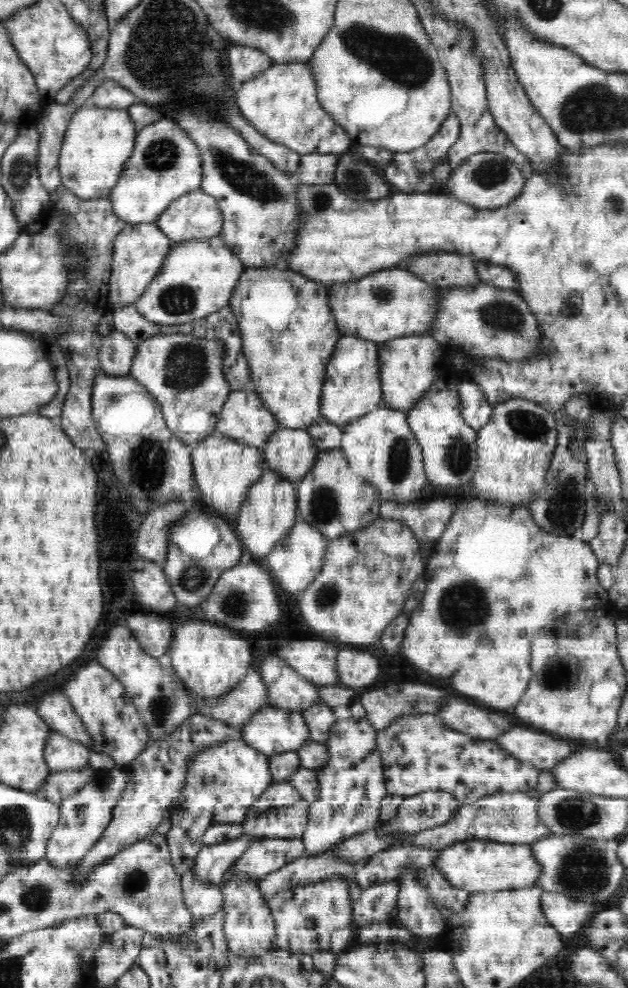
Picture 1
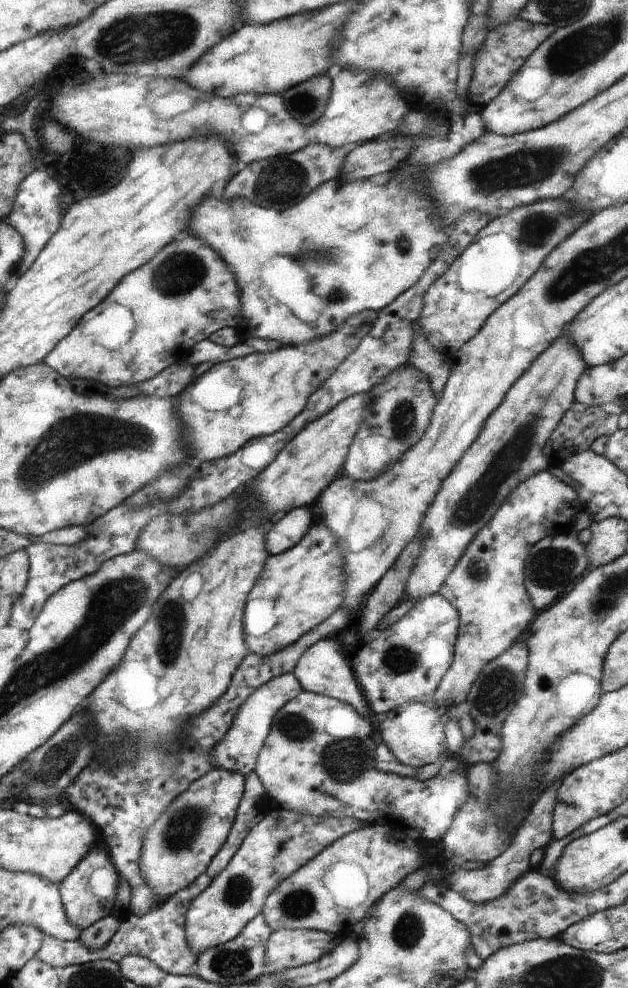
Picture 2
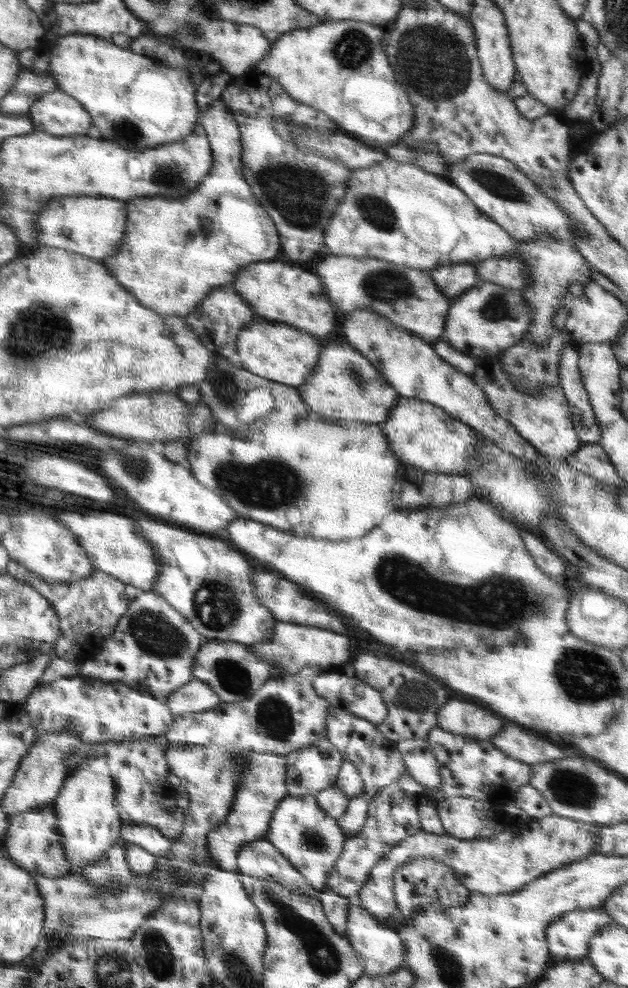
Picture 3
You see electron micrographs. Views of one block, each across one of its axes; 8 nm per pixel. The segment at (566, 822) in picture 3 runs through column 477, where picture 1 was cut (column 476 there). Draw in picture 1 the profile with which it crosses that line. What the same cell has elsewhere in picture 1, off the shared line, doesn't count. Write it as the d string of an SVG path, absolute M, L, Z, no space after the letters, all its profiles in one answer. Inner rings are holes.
M468 839L443 847L433 863L448 882L468 892L498 892L534 886L543 867L536 860L532 845Z

